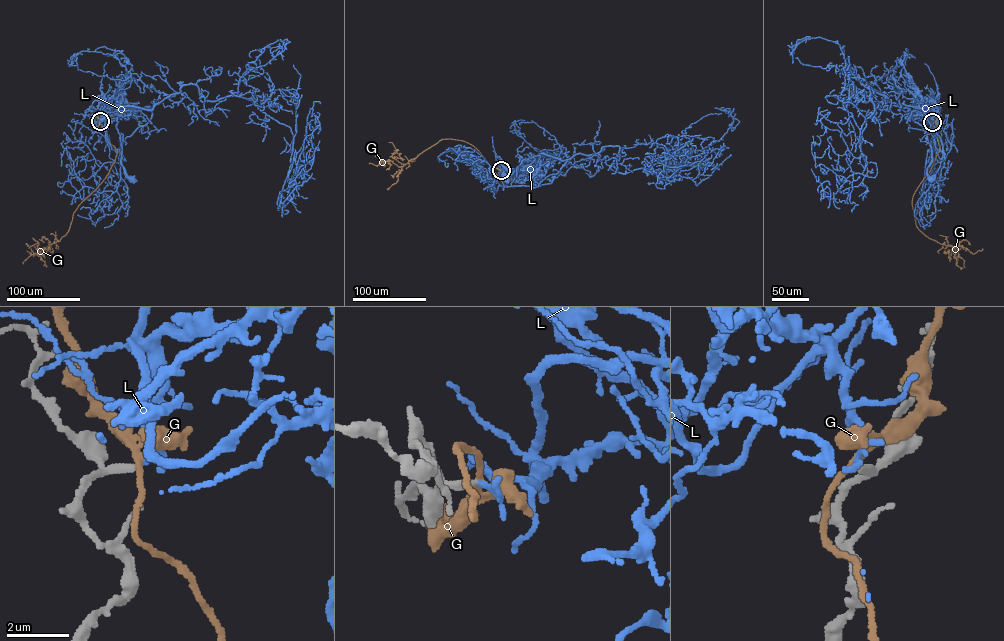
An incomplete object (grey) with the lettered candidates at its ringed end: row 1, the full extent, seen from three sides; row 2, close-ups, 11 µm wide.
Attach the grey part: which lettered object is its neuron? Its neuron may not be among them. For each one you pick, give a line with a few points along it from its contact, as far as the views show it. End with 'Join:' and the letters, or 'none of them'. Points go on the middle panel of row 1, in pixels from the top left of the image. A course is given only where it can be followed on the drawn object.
L: course (501, 170), (523, 174), (532, 158), (522, 161), (510, 176), (503, 175), (504, 172), (505, 179)
Join: L

